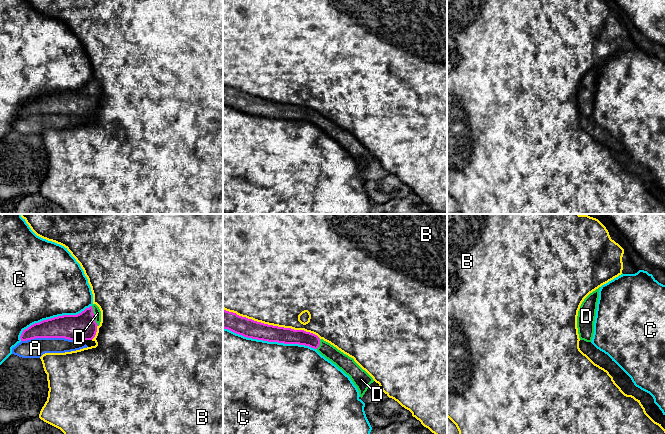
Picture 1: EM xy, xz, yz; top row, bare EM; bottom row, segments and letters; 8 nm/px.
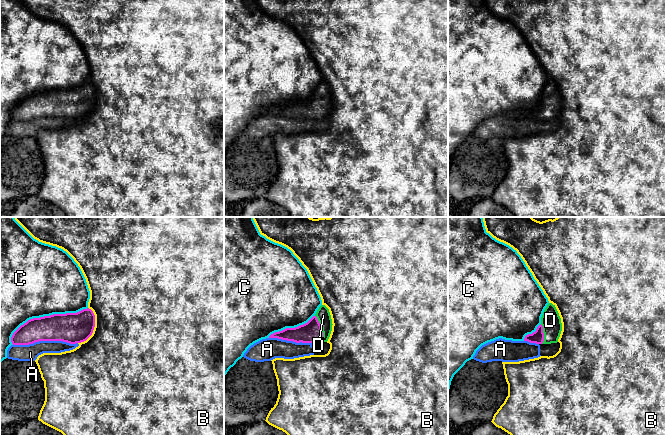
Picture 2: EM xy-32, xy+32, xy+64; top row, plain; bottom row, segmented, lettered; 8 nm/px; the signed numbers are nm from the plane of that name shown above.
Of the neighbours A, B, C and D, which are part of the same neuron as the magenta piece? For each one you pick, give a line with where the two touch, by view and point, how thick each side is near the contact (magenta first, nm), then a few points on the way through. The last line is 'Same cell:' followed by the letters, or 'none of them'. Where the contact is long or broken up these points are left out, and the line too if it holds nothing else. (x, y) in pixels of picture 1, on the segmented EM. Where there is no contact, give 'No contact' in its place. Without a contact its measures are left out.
D: Touches magenta at xy (93, 316). Thickness 220 nm (magenta) against 60 nm. Path across: xy (82, 326), (93, 316), (97, 313)
Same cell: D

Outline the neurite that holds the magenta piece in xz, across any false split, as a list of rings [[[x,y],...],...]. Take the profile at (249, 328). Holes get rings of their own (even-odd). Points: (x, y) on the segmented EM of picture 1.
[[[224,309],[223,328],[247,338],[284,344],[299,344],[316,349],[350,377],[361,398],[370,384],[374,382],[373,378],[353,358],[313,333],[264,324]]]

